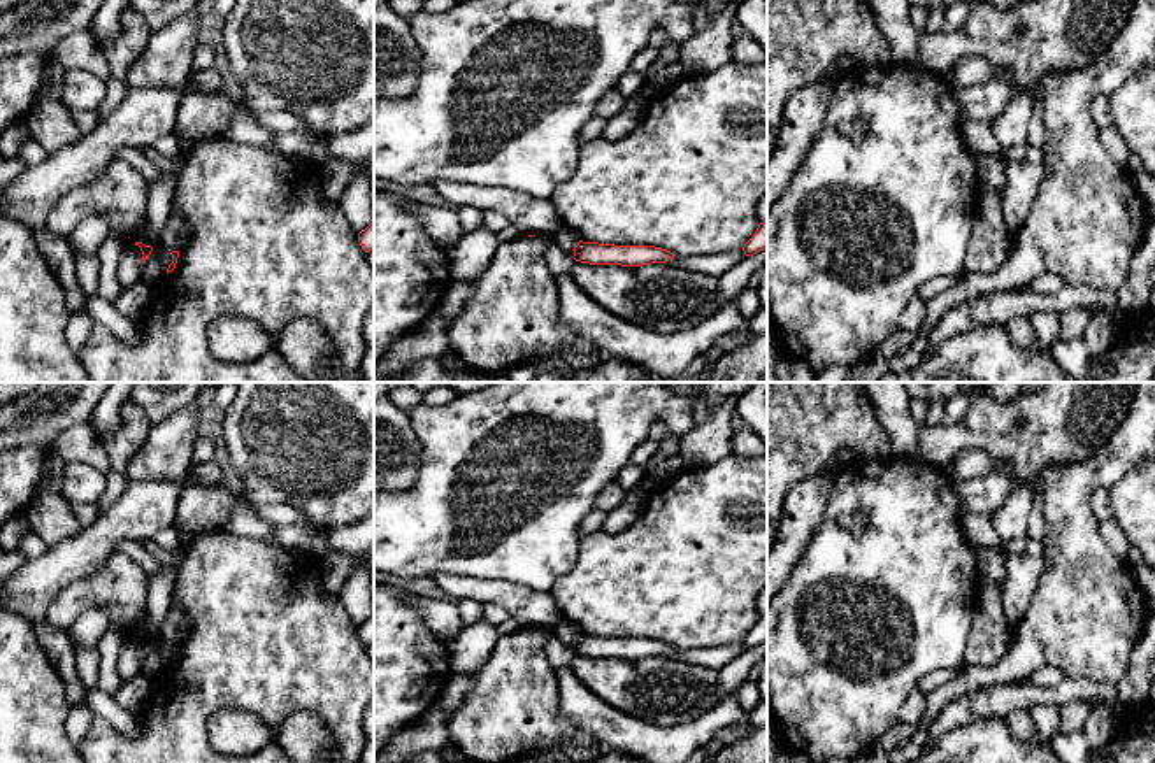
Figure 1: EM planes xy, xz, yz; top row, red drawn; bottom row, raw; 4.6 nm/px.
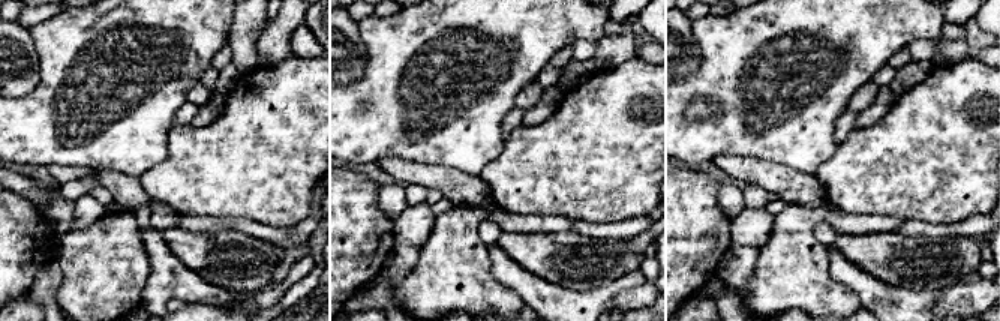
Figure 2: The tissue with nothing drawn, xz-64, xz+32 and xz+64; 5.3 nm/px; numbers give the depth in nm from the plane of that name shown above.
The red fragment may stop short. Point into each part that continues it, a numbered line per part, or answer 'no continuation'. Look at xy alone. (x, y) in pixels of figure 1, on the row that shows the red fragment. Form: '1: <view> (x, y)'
1: xy (130, 262)

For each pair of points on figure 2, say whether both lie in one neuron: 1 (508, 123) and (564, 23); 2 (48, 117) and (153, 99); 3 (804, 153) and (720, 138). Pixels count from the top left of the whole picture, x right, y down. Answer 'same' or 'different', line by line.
1: different
2: same
3: same

